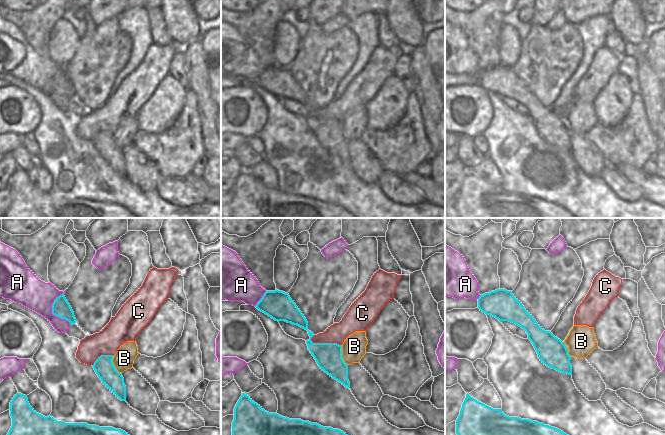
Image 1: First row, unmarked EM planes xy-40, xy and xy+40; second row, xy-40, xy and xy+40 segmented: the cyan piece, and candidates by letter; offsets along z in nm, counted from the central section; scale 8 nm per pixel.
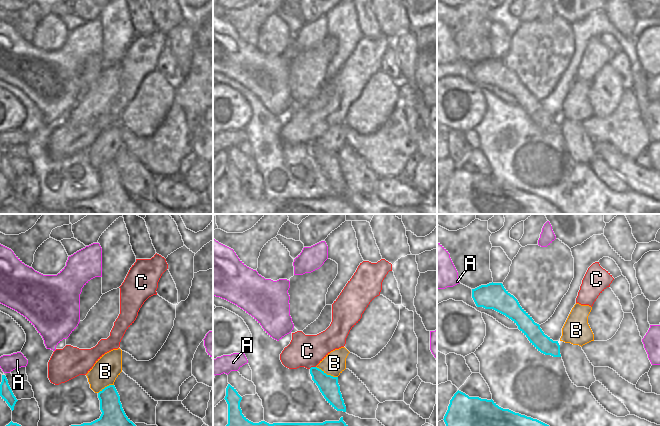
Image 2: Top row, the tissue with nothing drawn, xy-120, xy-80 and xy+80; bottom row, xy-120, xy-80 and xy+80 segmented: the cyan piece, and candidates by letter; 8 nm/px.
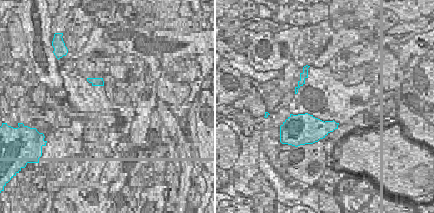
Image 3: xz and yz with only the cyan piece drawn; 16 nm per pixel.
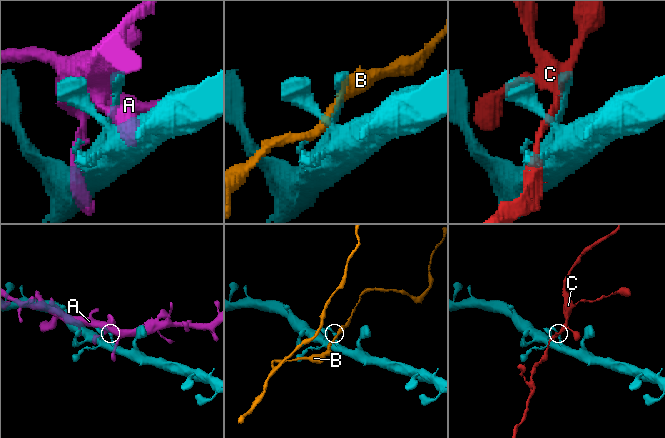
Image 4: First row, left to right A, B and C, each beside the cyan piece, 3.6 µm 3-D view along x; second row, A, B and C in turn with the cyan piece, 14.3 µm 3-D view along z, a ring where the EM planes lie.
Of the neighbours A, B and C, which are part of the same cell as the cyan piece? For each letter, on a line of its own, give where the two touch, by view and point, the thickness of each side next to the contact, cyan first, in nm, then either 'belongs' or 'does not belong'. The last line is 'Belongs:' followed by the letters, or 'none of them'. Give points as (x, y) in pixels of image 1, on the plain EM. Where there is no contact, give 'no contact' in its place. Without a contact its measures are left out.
A: xy-40 (52, 88) | 150/240 nm | does not belong
B: xy-40 (113, 141) | 160/160 nm | does not belong
C: xy (325, 119) | 220/160 nm | does not belong
Belongs: none of them

